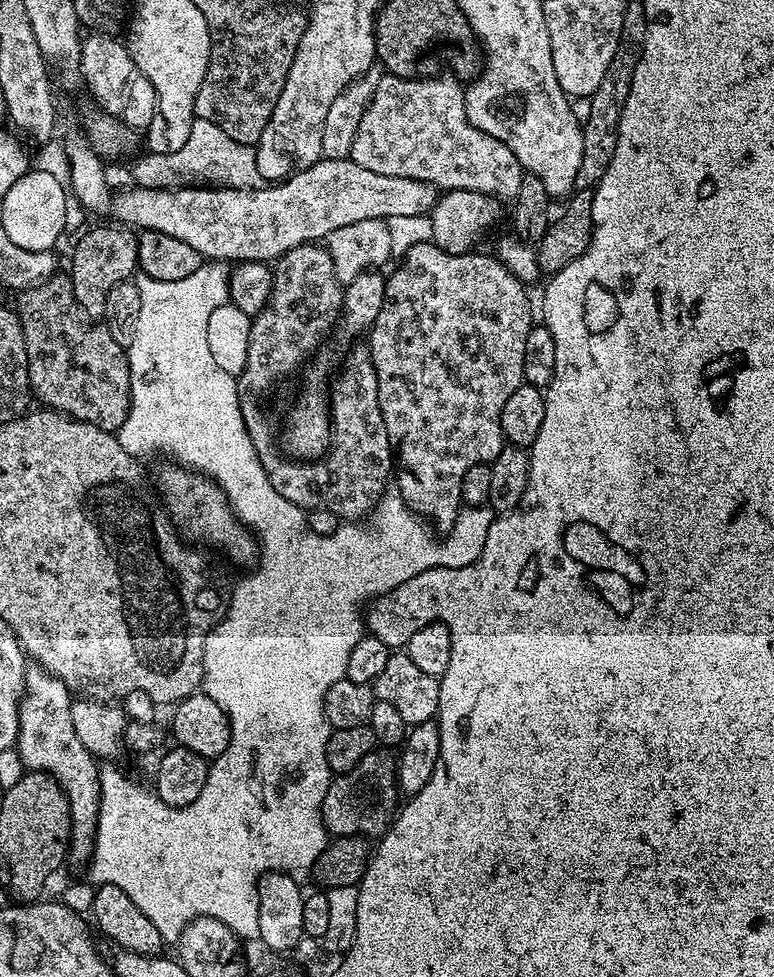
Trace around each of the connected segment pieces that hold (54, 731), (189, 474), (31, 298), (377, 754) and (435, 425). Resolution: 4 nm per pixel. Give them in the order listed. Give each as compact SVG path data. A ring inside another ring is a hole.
M39 666L29 667L24 674L24 694L20 698L18 734L14 747L27 771L50 774L56 779L58 786L62 786L66 798L70 802L70 818L72 819L70 856L71 859L84 862L91 857L92 841L96 838L96 823L100 809L101 765L98 763L97 757L93 756L90 750L86 750L86 746L82 746L78 733L74 731L74 718L70 718L73 699L73 693L69 692L68 687L57 676L51 676L45 668Z
M168 462L168 465L154 476L154 488L158 493L163 505L168 510L168 515L172 517L173 524L189 541L199 542L201 545L213 544L216 548L221 548L230 559L236 564L248 564L252 566L258 560L258 541L245 524L240 523L232 507L228 505L228 499L224 497L224 491L207 475L193 472L192 469L183 467L175 462Z
M57 272L38 286L19 293L17 300L16 313L22 322L28 384L33 397L53 411L66 413L76 420L88 421L99 429L115 433L129 412L129 364L123 345L114 340L105 325L83 318L74 298L72 279L67 273Z
M373 750L358 762L358 766L354 766L354 770L337 775L329 784L322 802L324 829L333 837L376 838L387 832L398 812L397 763L397 757L391 751Z
M429 242L410 246L402 257L404 265L396 268L385 279L386 294L382 302L382 310L378 310L378 318L374 318L366 343L372 355L372 365L378 378L378 406L382 406L382 422L386 426L386 434L394 449L398 461L398 471L394 476L398 494L406 502L410 511L423 518L433 529L446 534L454 526L462 507L460 491L462 490L462 474L475 464L491 464L494 458L506 446L502 434L502 406L514 390L524 383L524 355L526 354L526 334L534 327L532 308L528 305L528 296L524 293L525 281L519 280L505 264L492 254L483 256L476 250L467 252L448 252L441 245Z

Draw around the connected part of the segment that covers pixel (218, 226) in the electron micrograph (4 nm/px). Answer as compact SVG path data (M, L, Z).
M321 158L316 163L311 164L310 167L293 171L287 178L281 179L276 183L280 184L272 184L269 188L261 186L250 189L230 188L227 186L180 186L173 190L172 188L137 188L129 186L125 192L120 192L117 196L115 193L111 197L110 216L116 219L113 221L119 222L124 226L131 226L136 230L161 232L162 234L170 234L174 238L182 238L182 242L186 242L186 246L194 246L194 250L198 250L200 257L208 262L243 262L245 260L272 262L282 254L294 250L294 246L323 241L334 230L338 230L338 226L350 226L354 222L362 222L363 220L387 221L388 217L392 215L427 216L436 204L438 195L438 189L435 184L418 182L418 178L390 178L390 174L374 174L374 170L366 170L366 166L358 166L358 162L354 162L350 158L346 160L326 160Z

